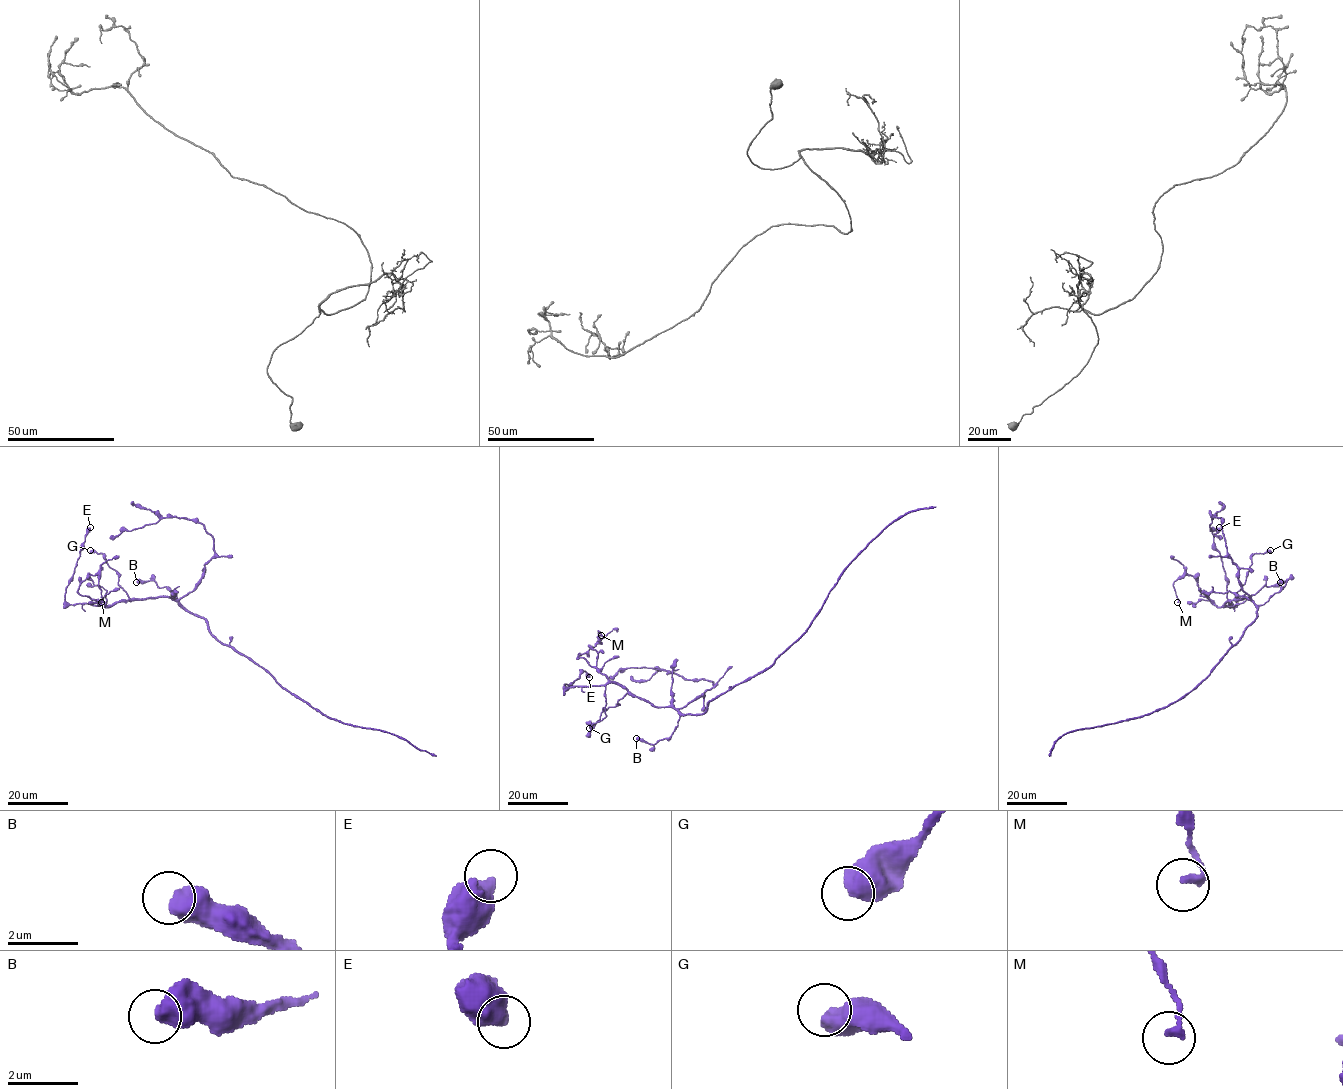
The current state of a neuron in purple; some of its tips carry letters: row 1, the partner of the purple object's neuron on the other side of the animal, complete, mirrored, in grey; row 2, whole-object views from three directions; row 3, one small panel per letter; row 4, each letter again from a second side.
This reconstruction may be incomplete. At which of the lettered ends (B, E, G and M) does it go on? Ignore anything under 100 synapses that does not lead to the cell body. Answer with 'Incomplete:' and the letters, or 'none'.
Incomplete: none

